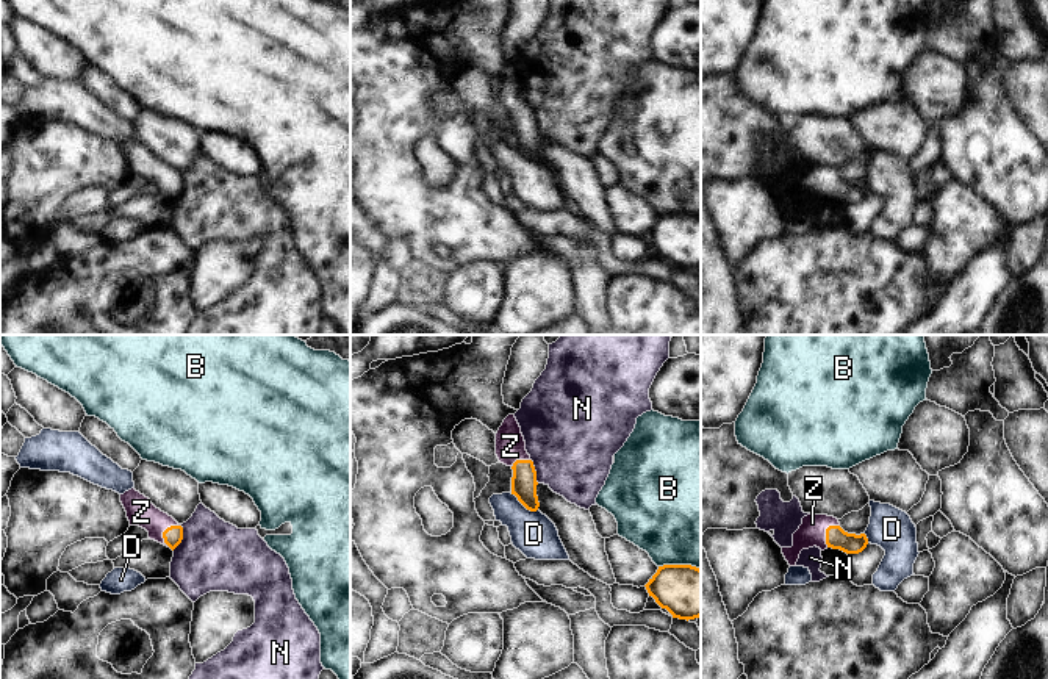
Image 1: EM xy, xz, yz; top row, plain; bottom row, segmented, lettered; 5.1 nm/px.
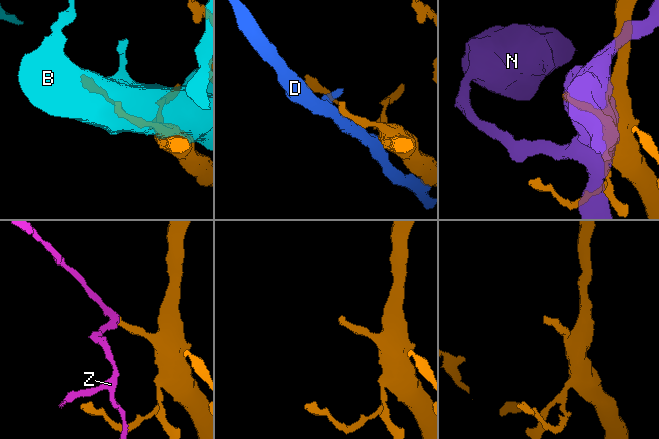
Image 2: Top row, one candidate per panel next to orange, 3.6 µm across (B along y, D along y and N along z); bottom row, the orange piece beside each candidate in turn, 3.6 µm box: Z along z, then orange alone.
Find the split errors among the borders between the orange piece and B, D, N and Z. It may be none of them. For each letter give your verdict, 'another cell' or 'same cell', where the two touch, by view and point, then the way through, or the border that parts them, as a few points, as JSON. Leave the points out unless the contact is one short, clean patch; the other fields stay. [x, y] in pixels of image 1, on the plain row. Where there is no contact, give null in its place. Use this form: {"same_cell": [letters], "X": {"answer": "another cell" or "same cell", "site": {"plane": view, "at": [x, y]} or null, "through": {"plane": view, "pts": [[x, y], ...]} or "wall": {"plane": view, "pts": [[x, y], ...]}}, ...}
{"same_cell": ["Z"], "B": {"answer": "another cell", "site": {"plane": "xz", "at": [679, 215]}}, "D": {"answer": "another cell", "site": {"plane": "xz", "at": [524, 155]}}, "N": {"answer": "another cell", "site": {"plane": "xy", "at": [182, 186]}}, "Z": {"answer": "same cell", "site": {"plane": "xy", "at": [163, 182]}, "through": {"plane": "xy", "pts": [[172, 185], [163, 182], [141, 161]]}}}

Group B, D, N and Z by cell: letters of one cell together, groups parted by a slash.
B / D / N / Z

